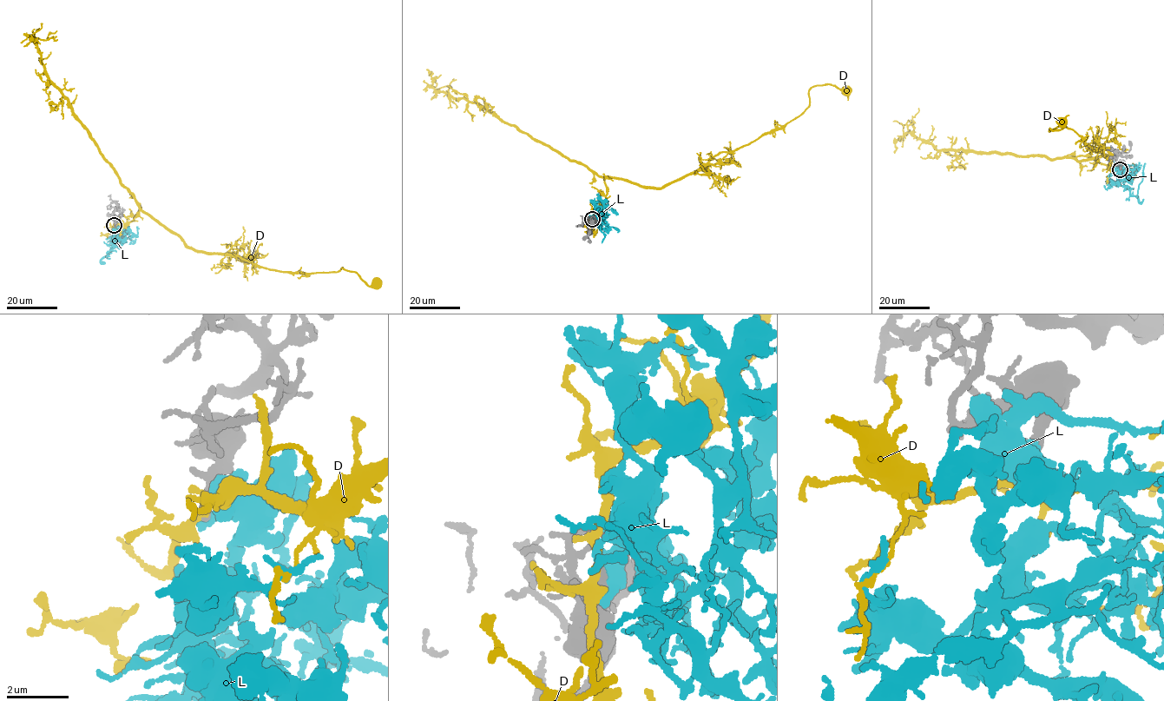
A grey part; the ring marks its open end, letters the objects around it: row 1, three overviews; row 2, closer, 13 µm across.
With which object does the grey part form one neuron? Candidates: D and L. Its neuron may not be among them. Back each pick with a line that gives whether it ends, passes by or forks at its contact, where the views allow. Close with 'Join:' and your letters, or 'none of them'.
Join: none of them

